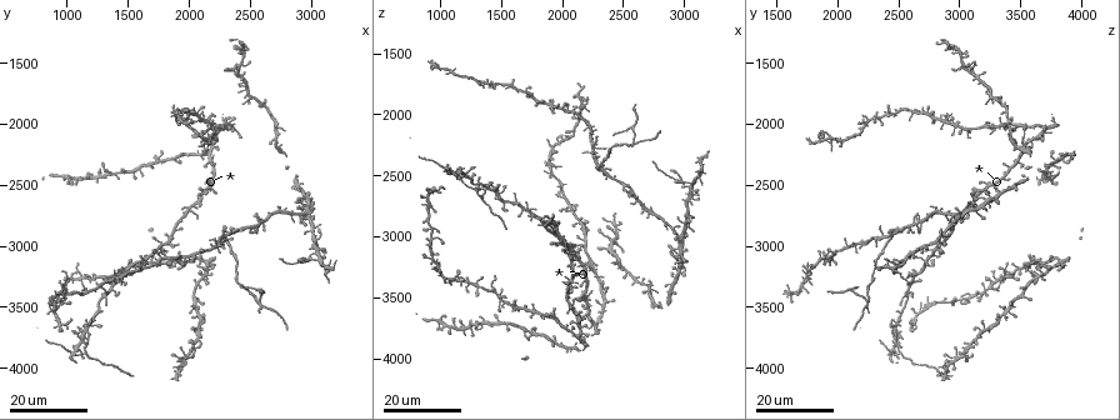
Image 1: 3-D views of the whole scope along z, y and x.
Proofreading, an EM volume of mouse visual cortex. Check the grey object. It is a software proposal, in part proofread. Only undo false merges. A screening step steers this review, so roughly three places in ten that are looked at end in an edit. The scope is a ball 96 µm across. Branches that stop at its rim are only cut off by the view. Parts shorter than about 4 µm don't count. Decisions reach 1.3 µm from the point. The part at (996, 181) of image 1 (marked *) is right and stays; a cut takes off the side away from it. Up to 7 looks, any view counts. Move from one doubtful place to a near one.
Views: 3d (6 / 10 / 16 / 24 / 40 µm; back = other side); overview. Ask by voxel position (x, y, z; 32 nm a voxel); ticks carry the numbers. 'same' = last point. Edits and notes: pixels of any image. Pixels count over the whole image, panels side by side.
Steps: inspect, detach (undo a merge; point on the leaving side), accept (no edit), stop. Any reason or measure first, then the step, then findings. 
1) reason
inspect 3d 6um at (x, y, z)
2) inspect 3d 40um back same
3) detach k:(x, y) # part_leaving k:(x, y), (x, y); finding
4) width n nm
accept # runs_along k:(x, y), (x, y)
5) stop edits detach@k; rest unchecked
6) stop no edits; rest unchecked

four or more arms meet
inspect 3d 16um at (1960, 3920, 2980)

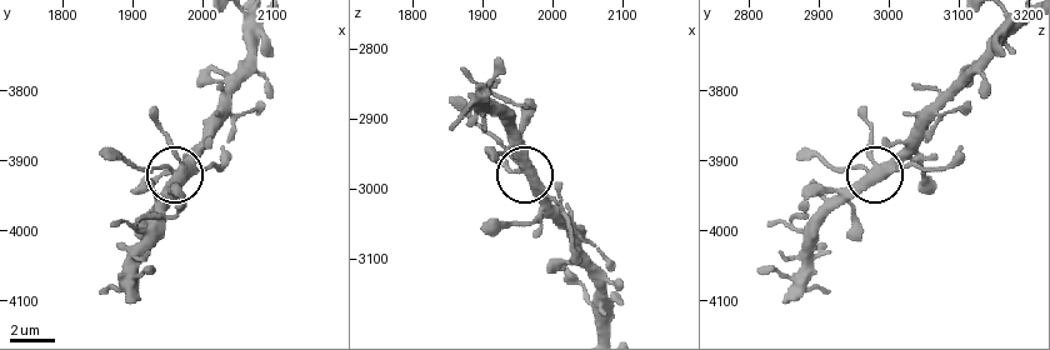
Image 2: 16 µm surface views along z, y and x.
zoom in
inspect 3d 10um at (1955, 3915, 2970)

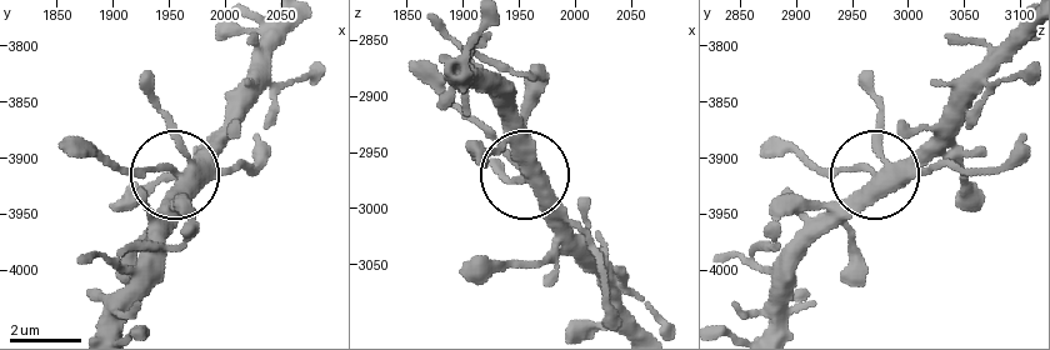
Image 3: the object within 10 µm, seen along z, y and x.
width 390 nm
accept # runs_along 3:(1026, 41), (901, 160), (884, 170), (806, 166); continuous, no second cell

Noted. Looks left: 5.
thin arm on a thick one
inspect 3d 16um at (2320, 2920, 2440)

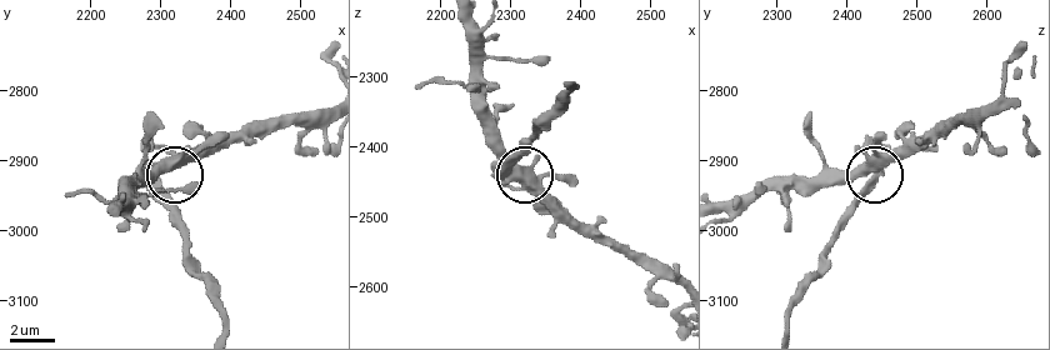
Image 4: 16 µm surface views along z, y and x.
inspect 3d 10um at (2290, 2920, 2425)

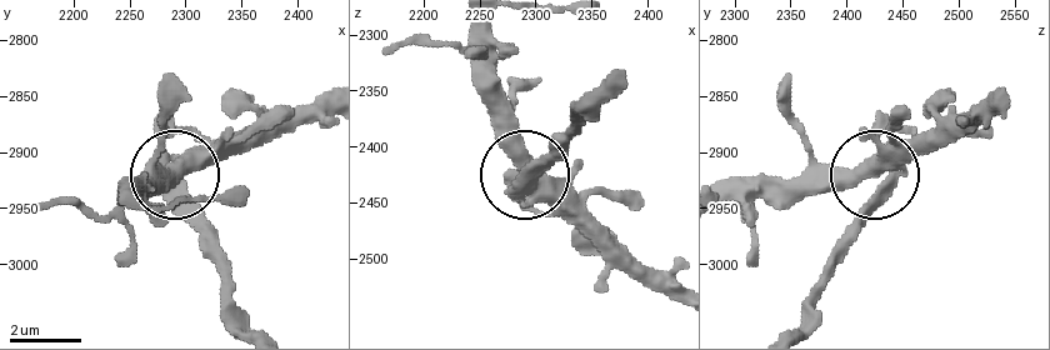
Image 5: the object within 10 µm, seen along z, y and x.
arms 3
detach 5:(185, 208) # part_leaving 5:(515, 194), (605, 95); a second cell is stuck on

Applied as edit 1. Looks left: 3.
inspect overview

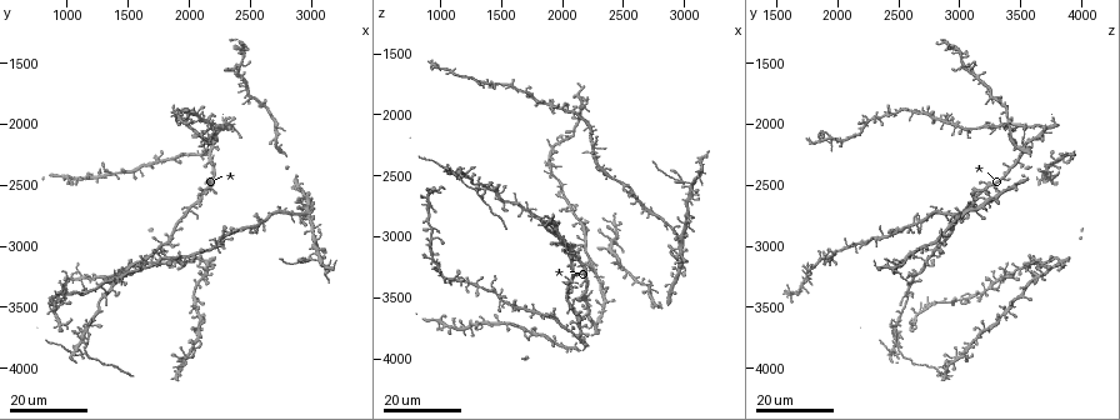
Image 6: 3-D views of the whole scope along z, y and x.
inspect 3d 16um at (920, 3400, 3200)

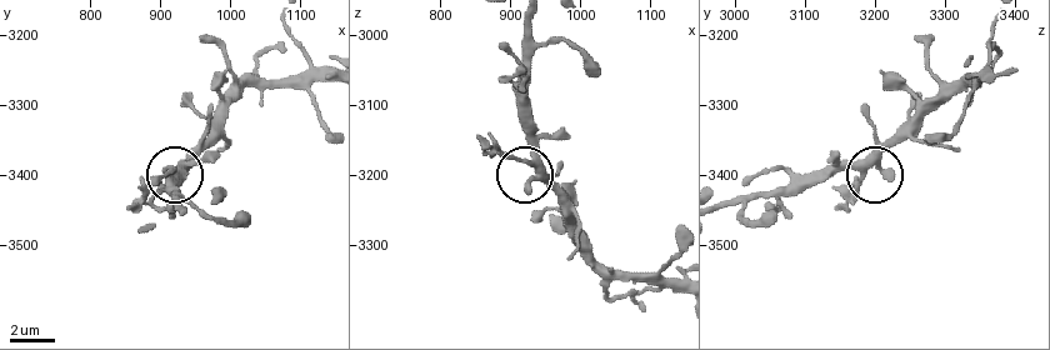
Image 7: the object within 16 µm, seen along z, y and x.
zoom in
inspect 3d 6um at (935, 3395, 3180)

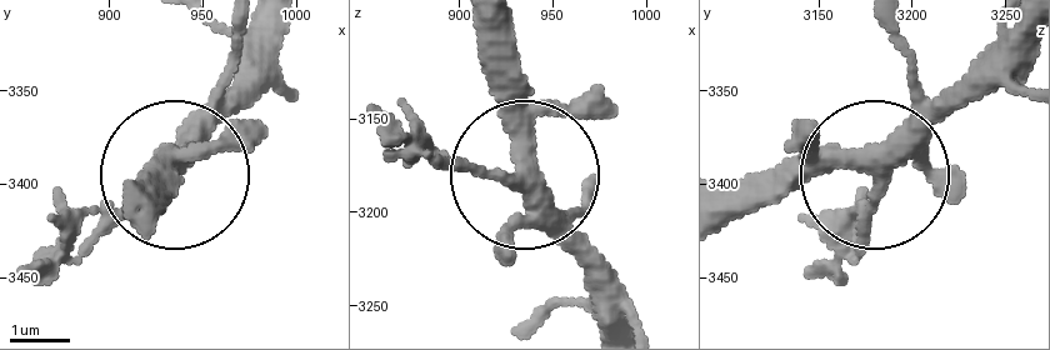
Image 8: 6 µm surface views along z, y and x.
accept # one cell here

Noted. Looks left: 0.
stop edits detach@5; rest unchecked

